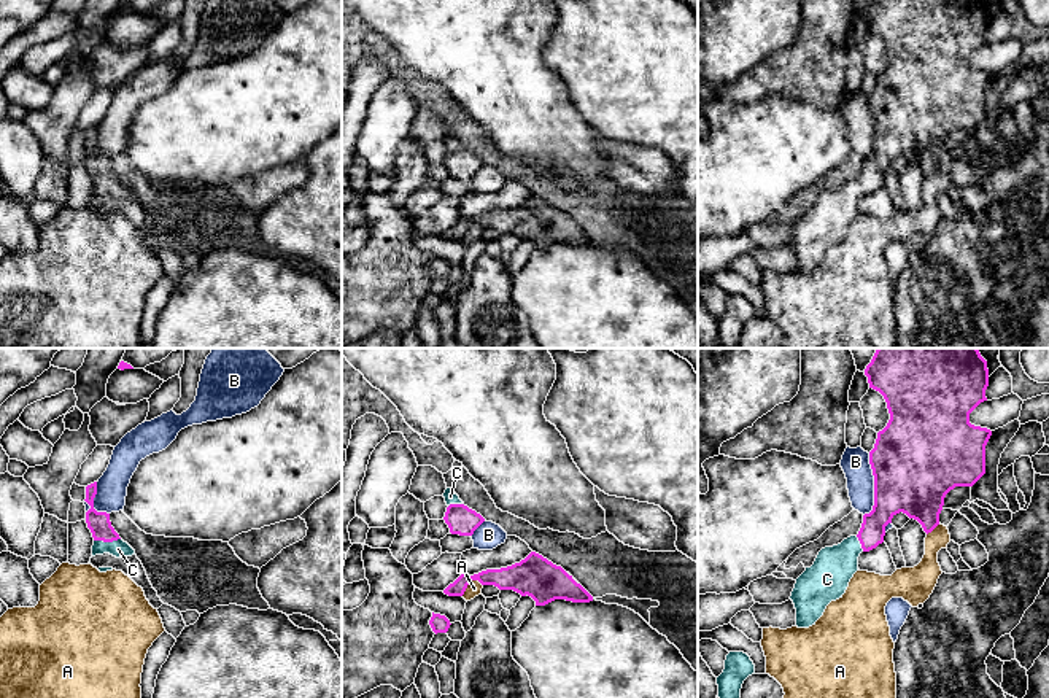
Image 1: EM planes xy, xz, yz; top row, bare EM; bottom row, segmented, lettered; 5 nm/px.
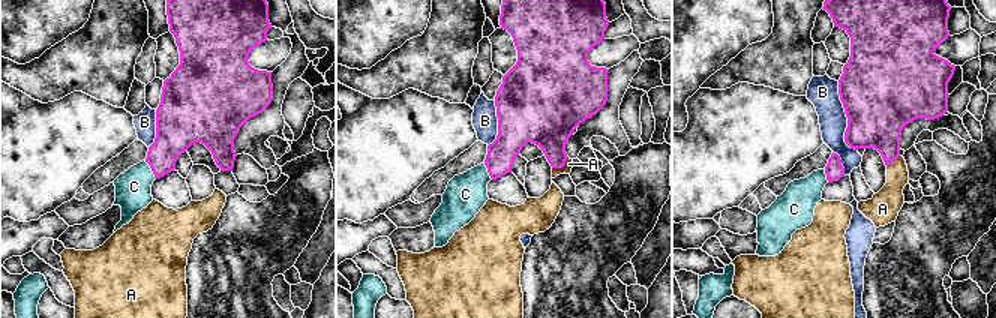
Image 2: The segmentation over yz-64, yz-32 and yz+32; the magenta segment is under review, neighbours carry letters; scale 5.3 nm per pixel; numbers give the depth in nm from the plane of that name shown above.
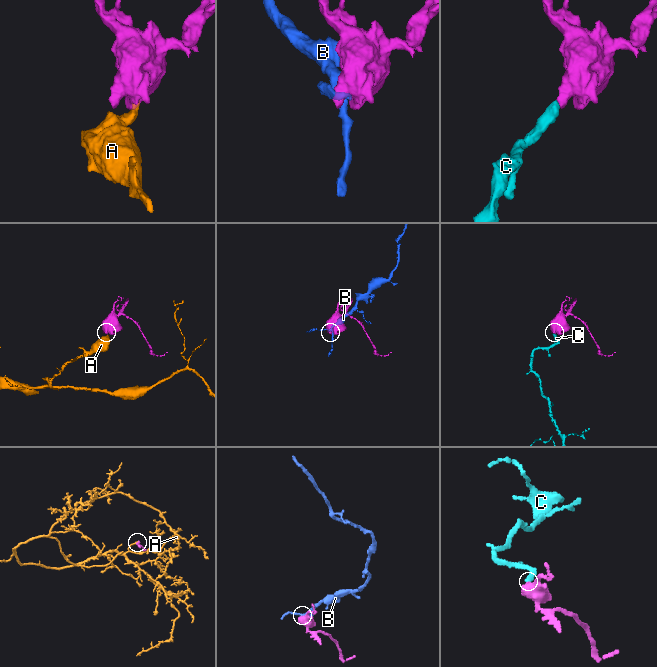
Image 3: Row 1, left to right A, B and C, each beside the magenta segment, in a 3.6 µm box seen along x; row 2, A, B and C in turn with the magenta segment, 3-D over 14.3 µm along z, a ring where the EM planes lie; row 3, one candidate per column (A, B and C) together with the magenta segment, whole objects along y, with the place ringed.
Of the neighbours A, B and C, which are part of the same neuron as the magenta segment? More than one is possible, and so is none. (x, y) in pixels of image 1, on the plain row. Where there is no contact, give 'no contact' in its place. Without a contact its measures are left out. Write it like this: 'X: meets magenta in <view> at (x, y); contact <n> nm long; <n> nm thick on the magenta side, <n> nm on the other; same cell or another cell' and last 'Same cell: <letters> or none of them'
A: meets magenta in xz at (469, 226); contact 130 nm long; 140 nm thick on the magenta side, 80 nm on the other; another cell
B: meets magenta in yz at (874, 129); contact 320 nm long; 460 nm thick on the magenta side, 140 nm on the other; another cell
C: meets magenta in xy at (107, 185); contact 140 nm long; 120 nm thick on the magenta side, 90 nm on the other; same cell
Same cell: C

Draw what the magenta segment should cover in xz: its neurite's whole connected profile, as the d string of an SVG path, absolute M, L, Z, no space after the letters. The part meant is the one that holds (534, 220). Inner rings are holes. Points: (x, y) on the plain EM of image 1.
M536 196L507 211L486 213L474 219L461 216L443 237L463 240L472 224L478 224L482 229L494 229L499 234L513 234L521 240L528 238L536 245L536 250L545 250L555 243L593 245L593 240L572 219Z

